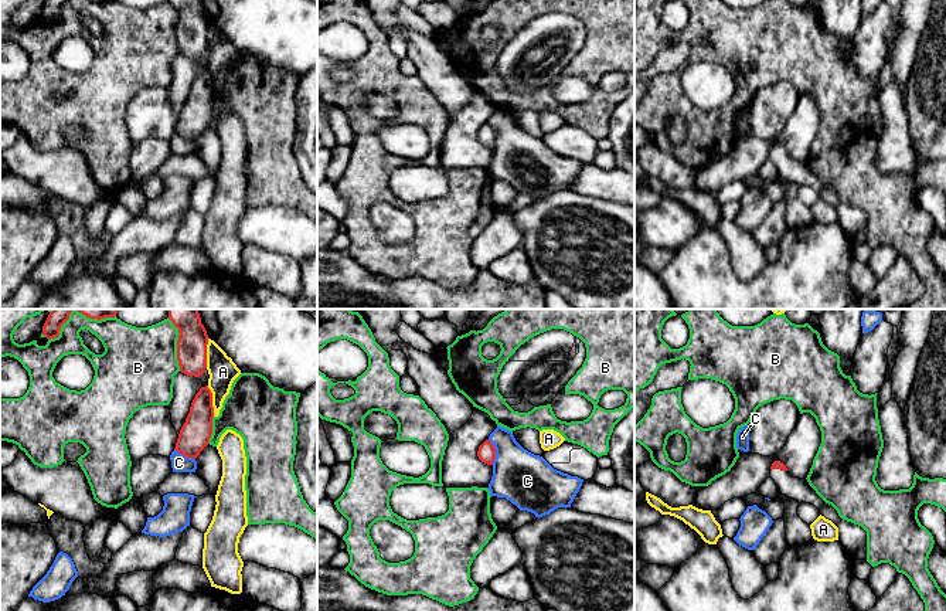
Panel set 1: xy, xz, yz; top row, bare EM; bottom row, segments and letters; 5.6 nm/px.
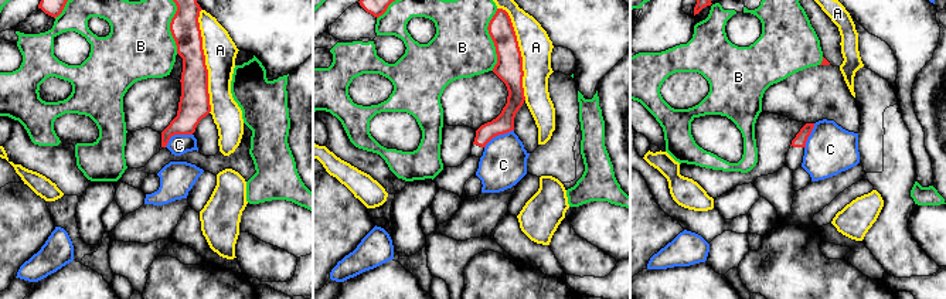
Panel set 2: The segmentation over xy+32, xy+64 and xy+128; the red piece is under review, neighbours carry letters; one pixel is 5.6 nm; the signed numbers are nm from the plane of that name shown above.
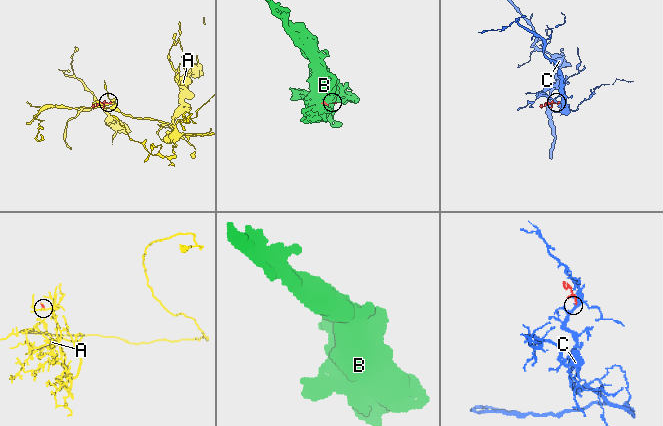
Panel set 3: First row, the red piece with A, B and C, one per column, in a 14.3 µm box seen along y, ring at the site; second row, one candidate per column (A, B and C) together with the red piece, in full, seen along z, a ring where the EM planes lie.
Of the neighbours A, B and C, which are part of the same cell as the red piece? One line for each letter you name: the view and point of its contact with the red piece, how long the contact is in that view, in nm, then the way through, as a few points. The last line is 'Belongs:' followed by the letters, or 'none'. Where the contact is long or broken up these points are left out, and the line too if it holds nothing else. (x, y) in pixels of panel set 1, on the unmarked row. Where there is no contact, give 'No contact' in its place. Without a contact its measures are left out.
Belongs: none

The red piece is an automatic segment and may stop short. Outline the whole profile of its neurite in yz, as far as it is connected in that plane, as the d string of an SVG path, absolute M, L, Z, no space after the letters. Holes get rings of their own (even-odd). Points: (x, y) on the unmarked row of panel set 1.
M780 143L772 146L770 160L782 177L799 186L806 184L814 187L821 198L831 203L838 210L840 225L847 231L853 242L867 241L867 214L858 207L843 203L837 193L816 176L807 162L793 160Z

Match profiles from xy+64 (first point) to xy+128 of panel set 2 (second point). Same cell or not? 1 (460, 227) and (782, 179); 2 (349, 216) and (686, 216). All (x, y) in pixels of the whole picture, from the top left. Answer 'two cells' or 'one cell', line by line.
1: two cells
2: two cells

